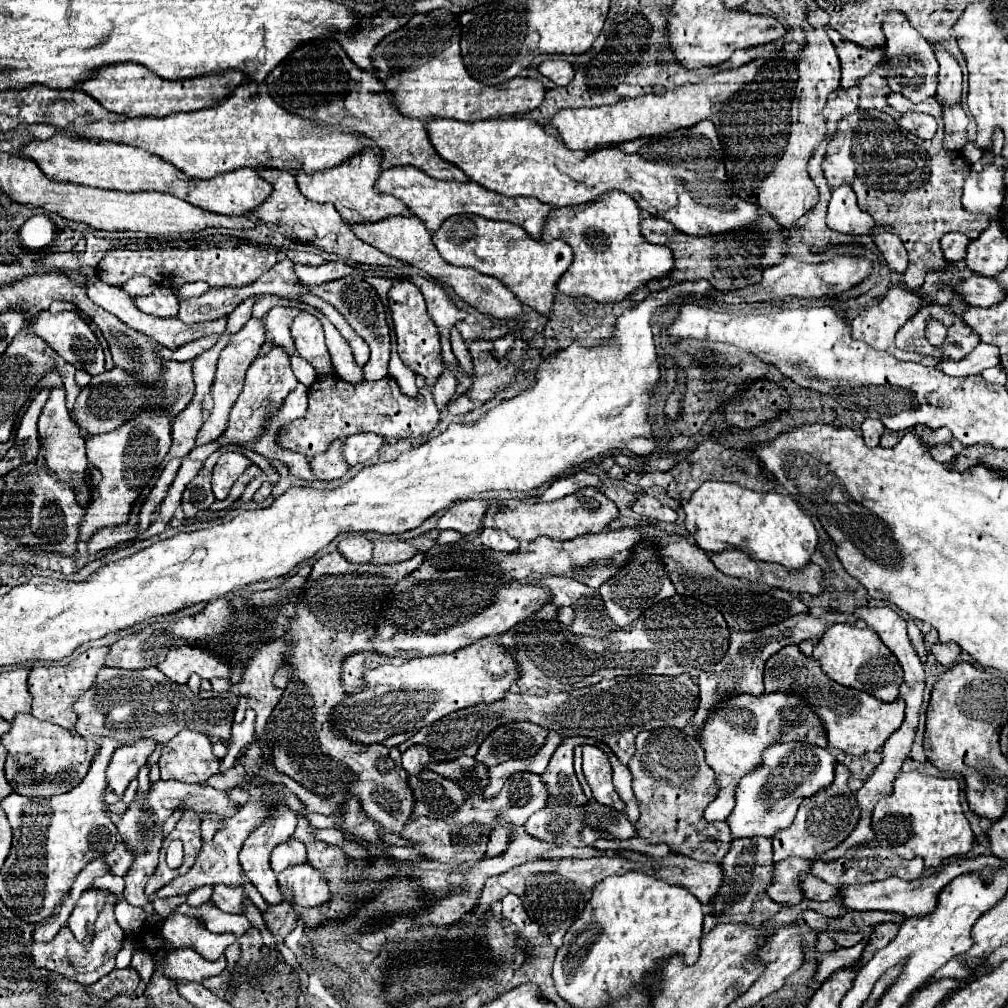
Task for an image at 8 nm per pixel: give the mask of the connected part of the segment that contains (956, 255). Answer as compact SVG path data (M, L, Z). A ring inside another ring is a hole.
M947 233L941 239L941 251L949 263L957 263L965 259L967 245L969 245L969 239L963 233Z

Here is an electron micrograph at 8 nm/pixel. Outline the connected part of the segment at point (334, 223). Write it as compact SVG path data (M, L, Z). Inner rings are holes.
M255 167L255 171L259 173L259 177L263 177L267 183L271 183L273 191L267 197L267 201L263 201L257 209L253 209L253 215L269 225L275 225L283 235L287 235L289 239L297 239L297 241L305 241L311 243L313 247L327 251L327 253L335 253L347 261L353 263L365 263L365 265L391 265L391 267L403 267L401 261L381 253L379 249L363 243L359 237L355 237L355 233L349 229L349 225L343 221L343 217L339 215L339 211L335 211L333 205L329 203L315 203L309 201L301 195L301 191L297 189L297 181L293 177L293 173L289 171L279 171L279 169L265 169L265 167Z

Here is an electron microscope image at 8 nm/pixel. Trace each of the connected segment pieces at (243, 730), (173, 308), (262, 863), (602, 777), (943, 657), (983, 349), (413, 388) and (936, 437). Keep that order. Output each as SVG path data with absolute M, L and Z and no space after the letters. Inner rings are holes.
M247 709L247 715L245 715L243 723L233 725L233 733L231 733L233 743L231 743L231 747L229 747L227 757L221 761L219 773L225 773L225 771L229 771L229 769L235 765L237 755L239 755L239 749L255 741L255 739L253 739L253 733L255 733L255 713L253 713L253 709Z
M159 287L155 293L141 297L141 299L133 299L133 301L139 309L155 317L177 317L179 313L179 301L173 289L169 287Z
M279 803L279 805L273 809L271 819L265 821L259 829L255 829L255 831L249 835L249 839L243 843L243 847L241 847L239 863L241 863L241 867L243 867L243 873L245 873L245 877L257 887L257 891L263 895L263 899L265 899L269 905L279 905L279 903L283 903L283 895L281 895L281 891L279 891L275 871L273 871L271 865L269 865L271 851L273 851L279 843L287 841L287 839L293 835L295 827L297 827L297 817L295 817L295 813L293 813L289 807L285 807L285 805Z
M593 745L583 747L583 773L597 803L623 811L623 801L611 783L611 763L601 749Z
M935 631L927 633L925 635L925 643L929 645L929 651L935 655L935 659L945 665L945 667L951 667L957 659L957 655L961 653L961 647L955 645L955 643L941 643L937 637L935 637Z
M981 343L961 361L943 361L939 369L947 375L981 375L989 367L999 365L999 347Z
M391 353L391 361L389 361L389 375L399 383L401 391L405 395L411 395L415 397L417 395L417 387L423 387L425 379L423 377L417 377L417 385L415 385L415 373L401 361L401 357L395 353Z
M919 425L919 427L913 427L911 431L915 431L919 437L921 437L921 441L923 443L927 443L927 445L941 445L941 443L949 443L953 437L951 437L951 431L947 431L947 429L937 429L937 431L931 431L929 427L923 427L923 425Z

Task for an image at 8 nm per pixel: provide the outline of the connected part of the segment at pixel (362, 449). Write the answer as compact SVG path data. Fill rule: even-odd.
M359 433L345 439L345 459L353 467L357 463L369 461L383 445L387 445L389 439L377 435L377 433Z

